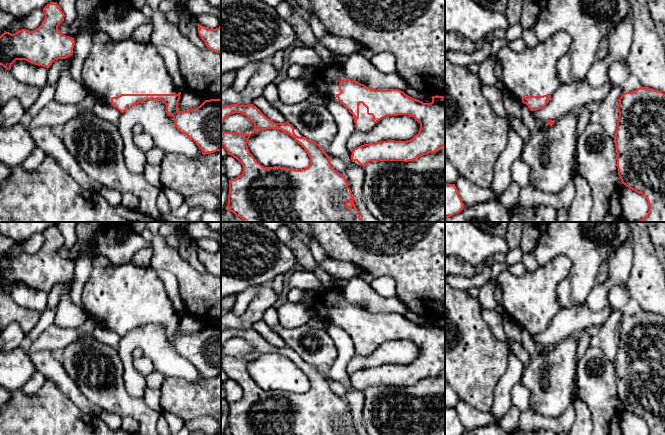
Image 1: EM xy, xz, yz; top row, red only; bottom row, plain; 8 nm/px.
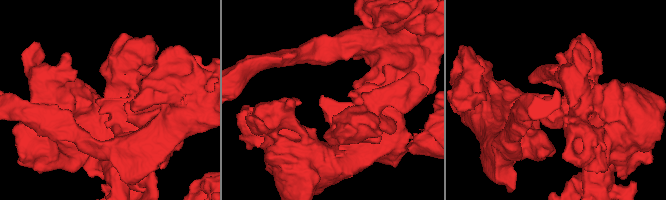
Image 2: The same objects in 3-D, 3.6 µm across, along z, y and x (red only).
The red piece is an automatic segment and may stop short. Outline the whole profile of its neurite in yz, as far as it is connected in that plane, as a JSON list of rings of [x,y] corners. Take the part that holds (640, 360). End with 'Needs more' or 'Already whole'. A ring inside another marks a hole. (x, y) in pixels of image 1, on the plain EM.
[[[641,310],[635,315],[621,319],[617,334],[619,337],[617,354],[613,362],[621,406],[647,423],[649,435],[665,435],[665,318]]]. Already whole

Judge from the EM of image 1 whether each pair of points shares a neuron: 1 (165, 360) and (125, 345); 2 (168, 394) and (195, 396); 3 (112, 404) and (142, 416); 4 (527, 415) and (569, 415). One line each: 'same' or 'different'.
1: same
2: same
3: same
4: same

